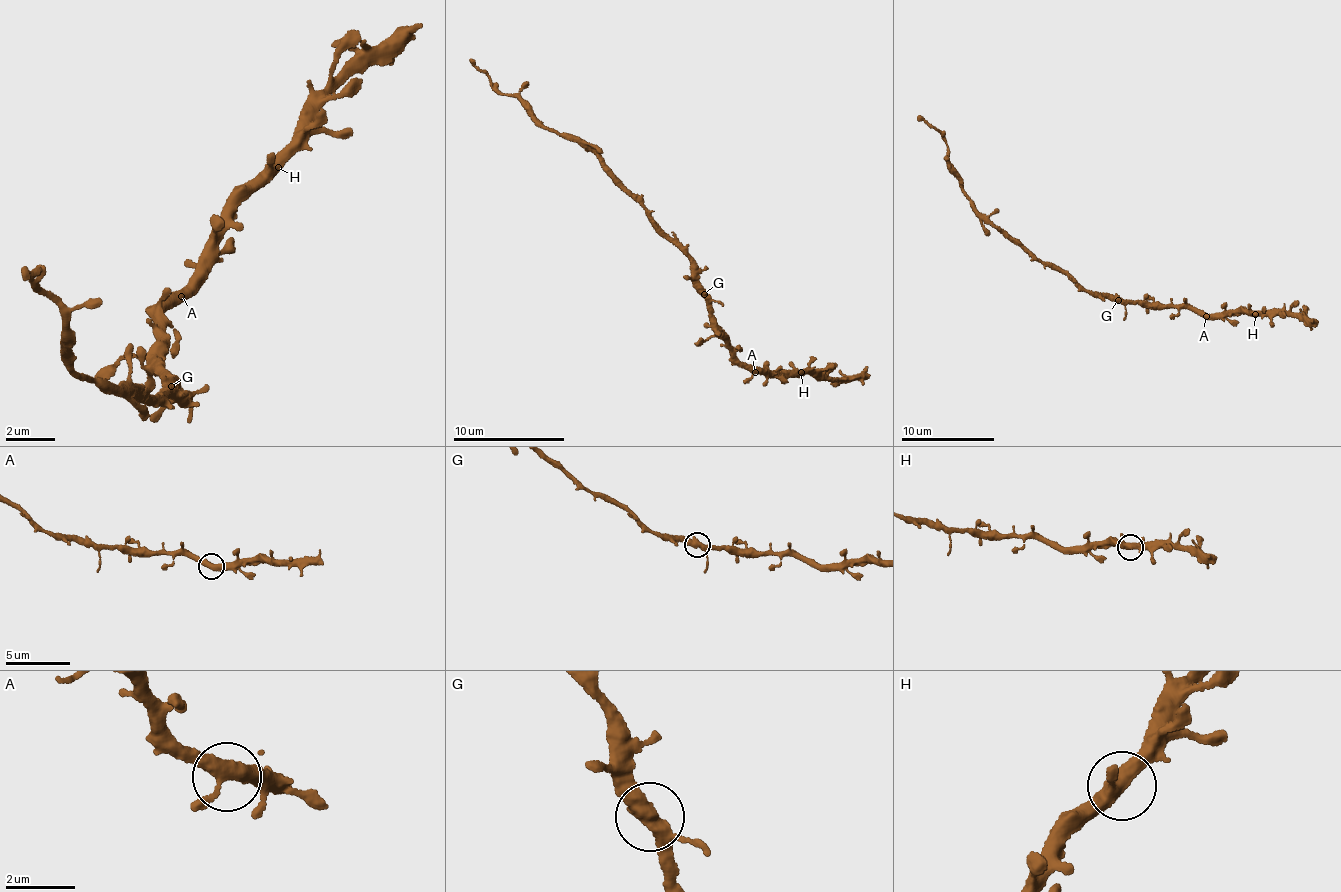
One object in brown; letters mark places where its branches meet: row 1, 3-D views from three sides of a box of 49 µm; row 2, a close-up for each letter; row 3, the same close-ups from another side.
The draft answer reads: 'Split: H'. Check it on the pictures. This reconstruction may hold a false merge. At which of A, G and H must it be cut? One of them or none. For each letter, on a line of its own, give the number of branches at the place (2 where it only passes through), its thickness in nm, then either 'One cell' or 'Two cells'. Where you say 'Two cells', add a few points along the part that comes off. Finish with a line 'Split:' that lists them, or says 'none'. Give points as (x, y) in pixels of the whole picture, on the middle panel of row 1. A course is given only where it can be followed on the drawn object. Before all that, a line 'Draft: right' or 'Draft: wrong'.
Draft: wrong
A: Branches: 3. Thickness 360 nm. One cell
G: Branches: 3. Thickness 380 nm. One cell
H: Branches: 3. Thickness 380 nm. One cell
Split: none

